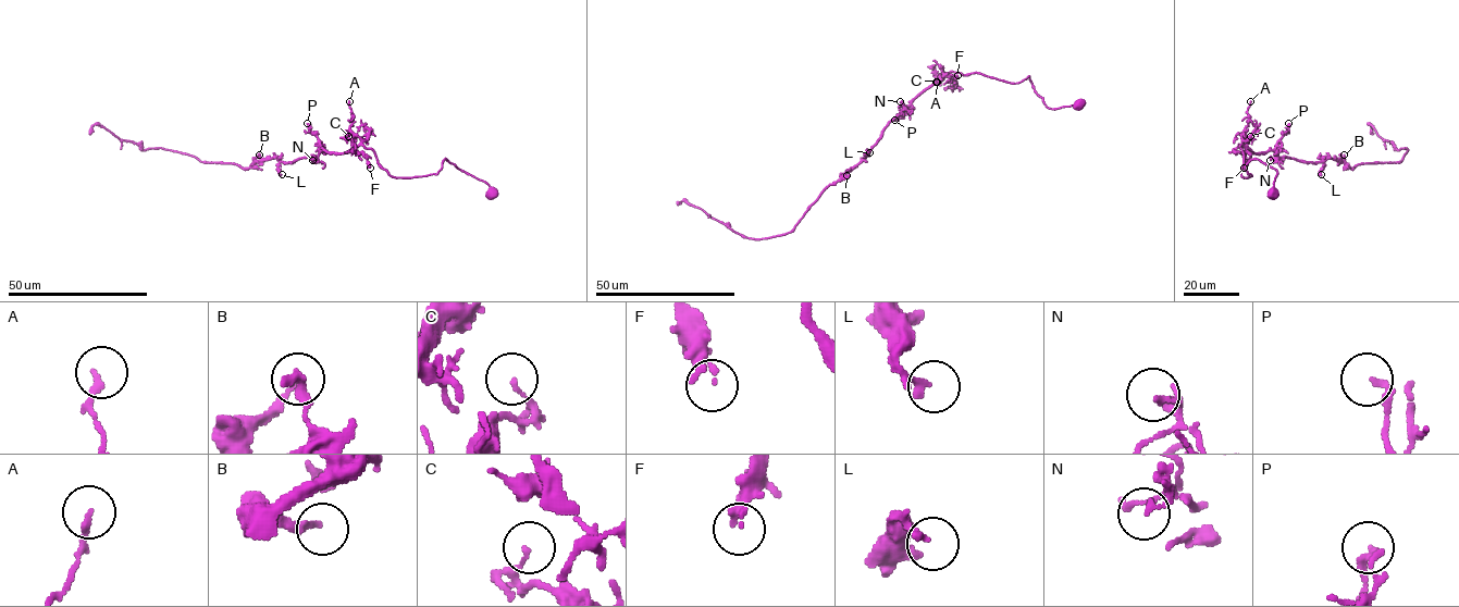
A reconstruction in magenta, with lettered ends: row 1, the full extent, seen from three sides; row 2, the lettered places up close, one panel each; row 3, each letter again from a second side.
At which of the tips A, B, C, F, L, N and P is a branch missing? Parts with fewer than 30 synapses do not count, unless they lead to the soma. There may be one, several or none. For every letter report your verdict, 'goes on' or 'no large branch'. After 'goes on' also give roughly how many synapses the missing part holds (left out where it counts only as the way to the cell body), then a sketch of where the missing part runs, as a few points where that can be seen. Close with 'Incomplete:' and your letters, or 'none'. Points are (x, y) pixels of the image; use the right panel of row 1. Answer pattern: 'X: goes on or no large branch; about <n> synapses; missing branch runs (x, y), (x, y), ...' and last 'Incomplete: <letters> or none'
A: no large branch
B: no large branch
C: no large branch
F: no large branch
L: no large branch
N: no large branch
P: no large branch
Incomplete: none

